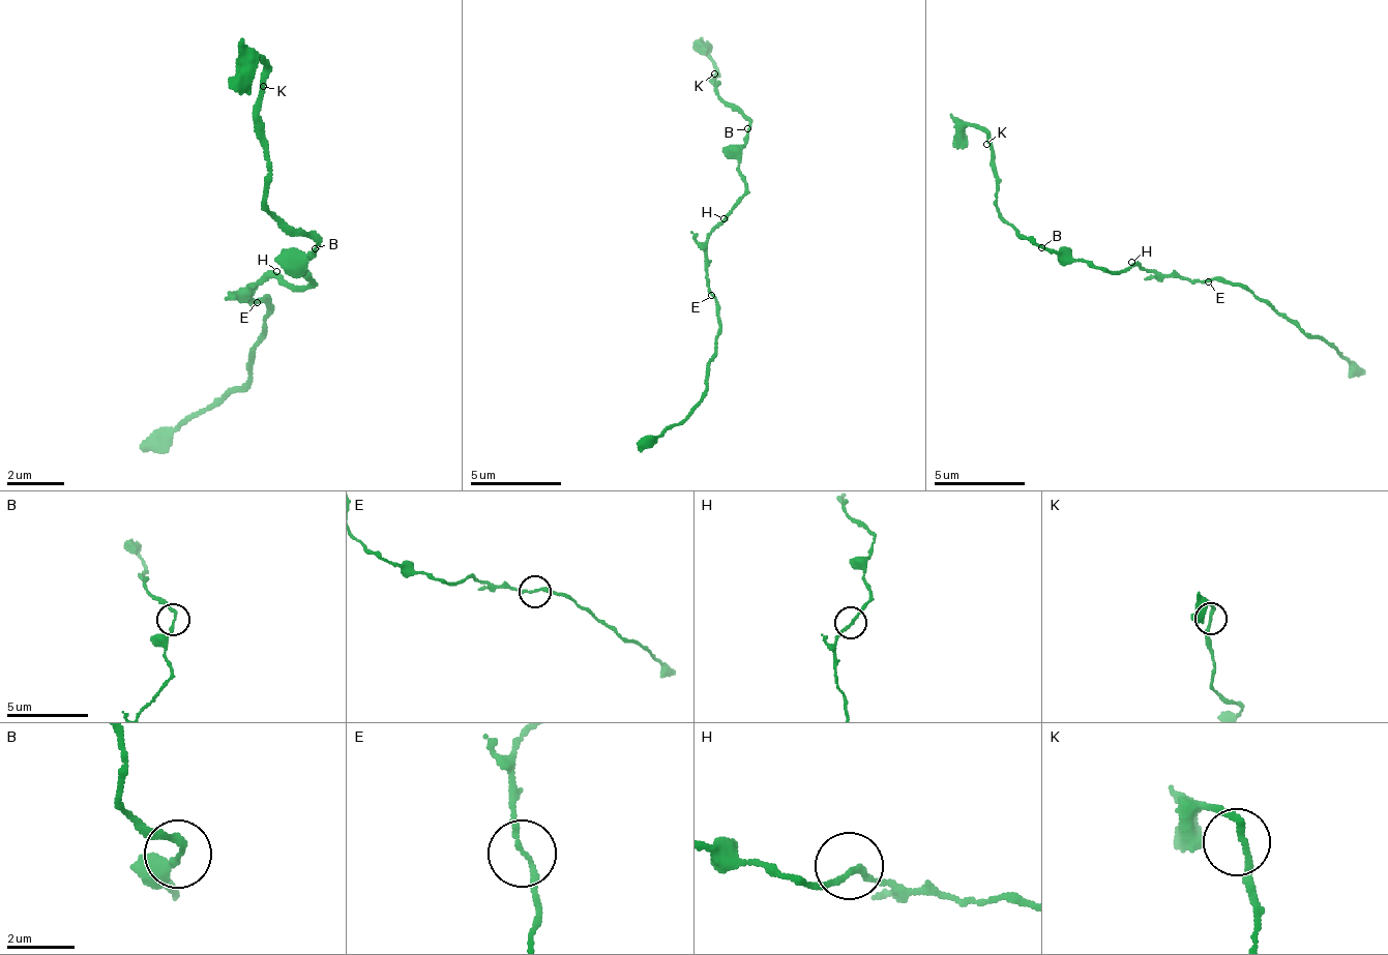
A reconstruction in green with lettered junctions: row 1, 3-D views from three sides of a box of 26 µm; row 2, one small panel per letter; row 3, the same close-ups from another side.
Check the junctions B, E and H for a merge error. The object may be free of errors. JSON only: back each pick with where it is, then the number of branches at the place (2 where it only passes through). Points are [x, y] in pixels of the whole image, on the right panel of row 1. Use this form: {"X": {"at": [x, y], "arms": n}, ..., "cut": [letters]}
{"cut": []}

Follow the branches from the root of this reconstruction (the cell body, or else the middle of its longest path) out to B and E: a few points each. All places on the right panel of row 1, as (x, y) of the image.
B: (1131, 266), (1122, 271), (1109, 271), (1104, 266), (1091, 266), (1082, 258), (1063, 258), (1055, 248), (1040, 248)
E: (1131, 266), (1145, 266), (1154, 275), (1186, 275), (1190, 280), (1209, 280)

